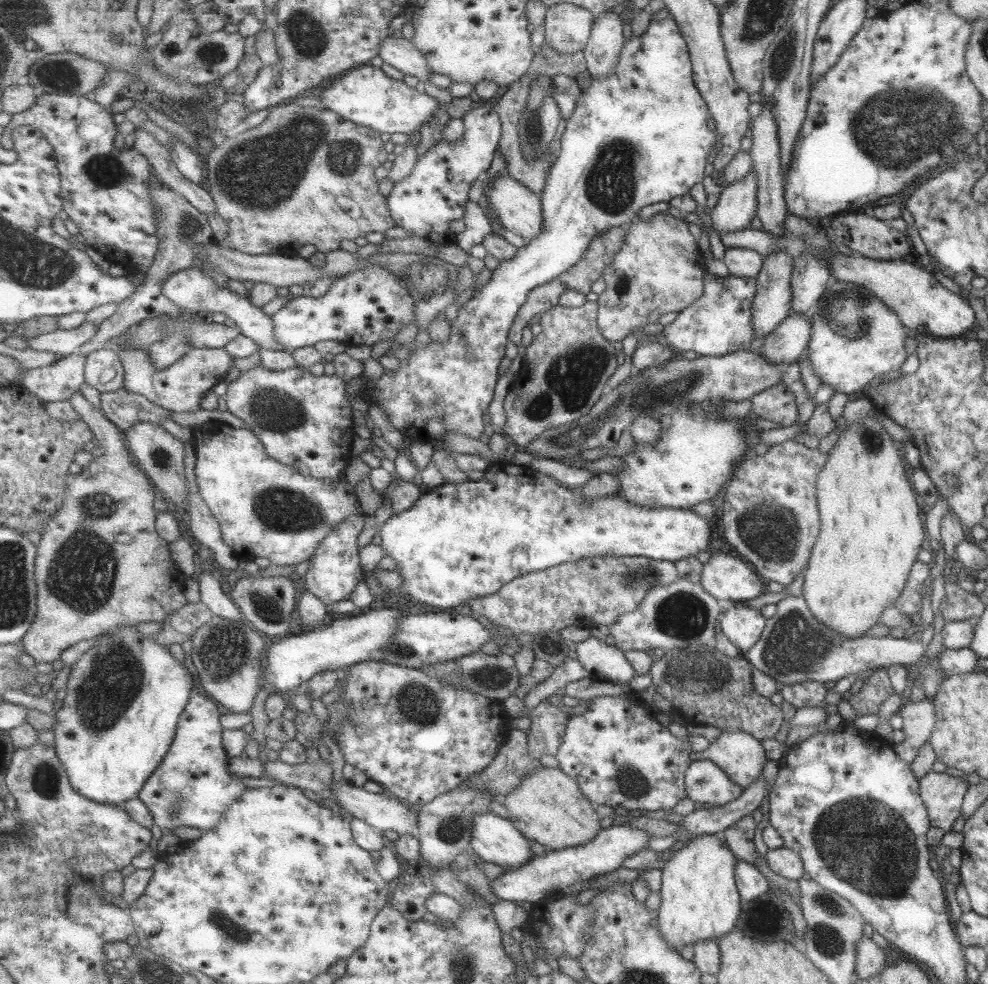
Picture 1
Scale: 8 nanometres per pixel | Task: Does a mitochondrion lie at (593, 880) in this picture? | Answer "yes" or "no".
no

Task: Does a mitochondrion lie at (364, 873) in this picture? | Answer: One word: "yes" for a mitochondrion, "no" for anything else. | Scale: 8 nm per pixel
no

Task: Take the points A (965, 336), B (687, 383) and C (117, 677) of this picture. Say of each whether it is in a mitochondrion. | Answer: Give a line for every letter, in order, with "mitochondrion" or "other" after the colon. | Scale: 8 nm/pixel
A: other
B: mitochondrion
C: mitochondrion

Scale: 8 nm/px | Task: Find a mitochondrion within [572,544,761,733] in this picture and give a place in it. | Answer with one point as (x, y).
(691, 678)

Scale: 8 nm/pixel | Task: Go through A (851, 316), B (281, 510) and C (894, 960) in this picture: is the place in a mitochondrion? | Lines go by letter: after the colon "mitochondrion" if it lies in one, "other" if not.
A: mitochondrion
B: mitochondrion
C: other

